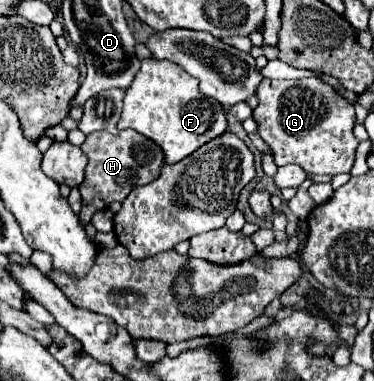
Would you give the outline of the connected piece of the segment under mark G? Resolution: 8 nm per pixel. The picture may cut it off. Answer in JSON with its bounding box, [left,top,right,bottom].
[252,77,358,173]

